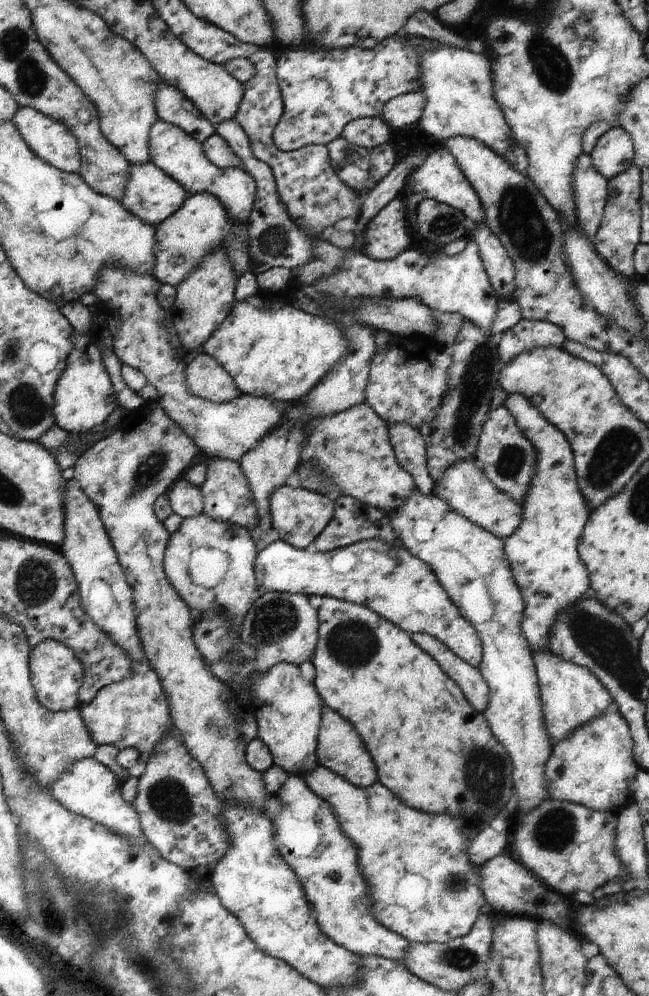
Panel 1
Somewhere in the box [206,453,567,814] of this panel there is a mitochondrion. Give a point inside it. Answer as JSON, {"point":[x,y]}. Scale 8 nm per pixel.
{"point":[353,644]}

